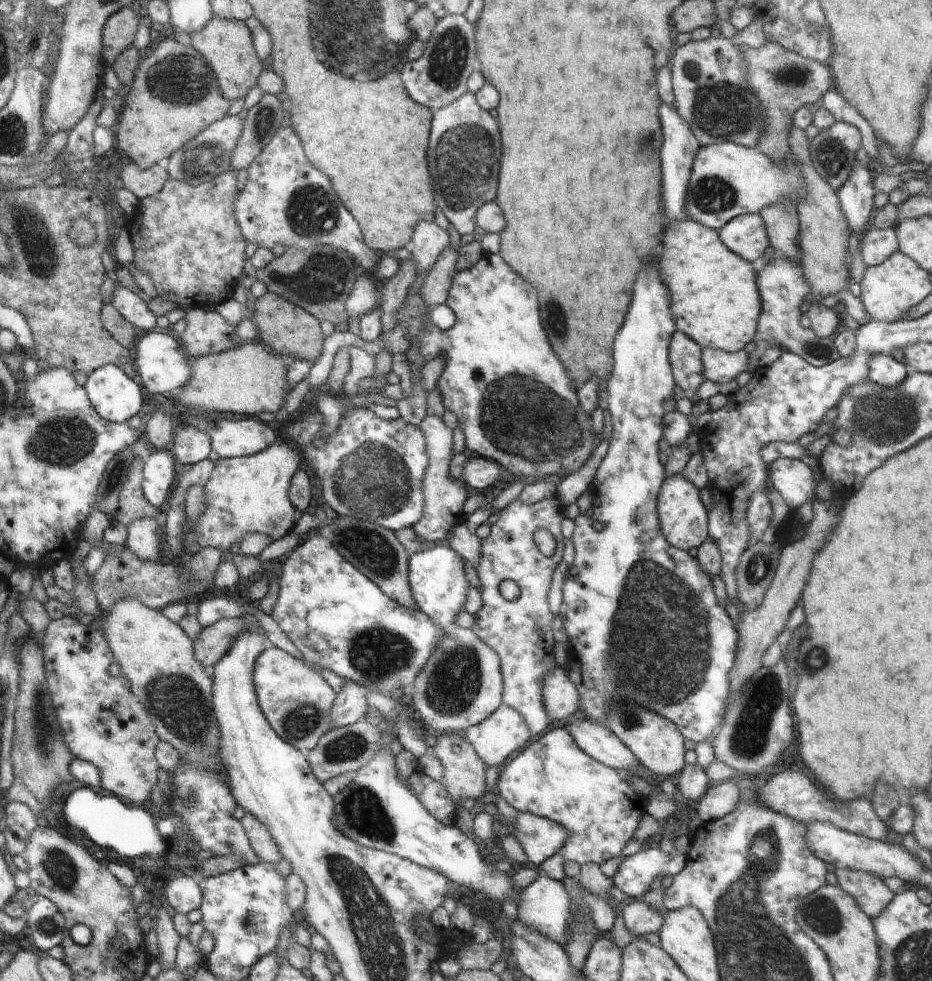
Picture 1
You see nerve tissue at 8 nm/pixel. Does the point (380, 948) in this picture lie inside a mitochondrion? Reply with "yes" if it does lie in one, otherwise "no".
yes

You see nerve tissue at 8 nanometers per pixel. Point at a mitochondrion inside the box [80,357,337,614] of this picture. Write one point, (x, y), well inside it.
(120, 468)

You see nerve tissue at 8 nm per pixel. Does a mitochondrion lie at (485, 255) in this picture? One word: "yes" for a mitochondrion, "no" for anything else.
no

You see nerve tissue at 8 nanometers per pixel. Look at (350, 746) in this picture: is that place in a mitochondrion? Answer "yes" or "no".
yes

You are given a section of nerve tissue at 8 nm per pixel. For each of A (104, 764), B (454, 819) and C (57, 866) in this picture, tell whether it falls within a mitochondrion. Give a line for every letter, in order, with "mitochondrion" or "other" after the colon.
A: other
B: other
C: mitochondrion

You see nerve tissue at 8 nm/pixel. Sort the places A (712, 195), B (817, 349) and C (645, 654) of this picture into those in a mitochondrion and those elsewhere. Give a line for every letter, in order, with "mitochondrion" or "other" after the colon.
A: mitochondrion
B: mitochondrion
C: mitochondrion

